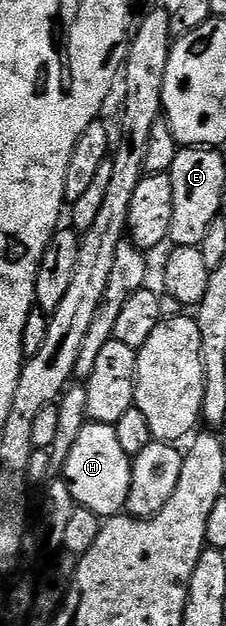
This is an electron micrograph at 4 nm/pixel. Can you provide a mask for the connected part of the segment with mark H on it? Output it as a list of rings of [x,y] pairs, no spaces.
[[[91,420],[82,428],[74,448],[70,448],[70,456],[62,471],[63,481],[67,482],[72,493],[72,499],[76,501],[77,506],[85,506],[86,509],[94,512],[102,520],[116,517],[127,507],[131,475],[132,458],[126,452],[122,452],[122,444],[118,444],[118,432],[115,425]]]

